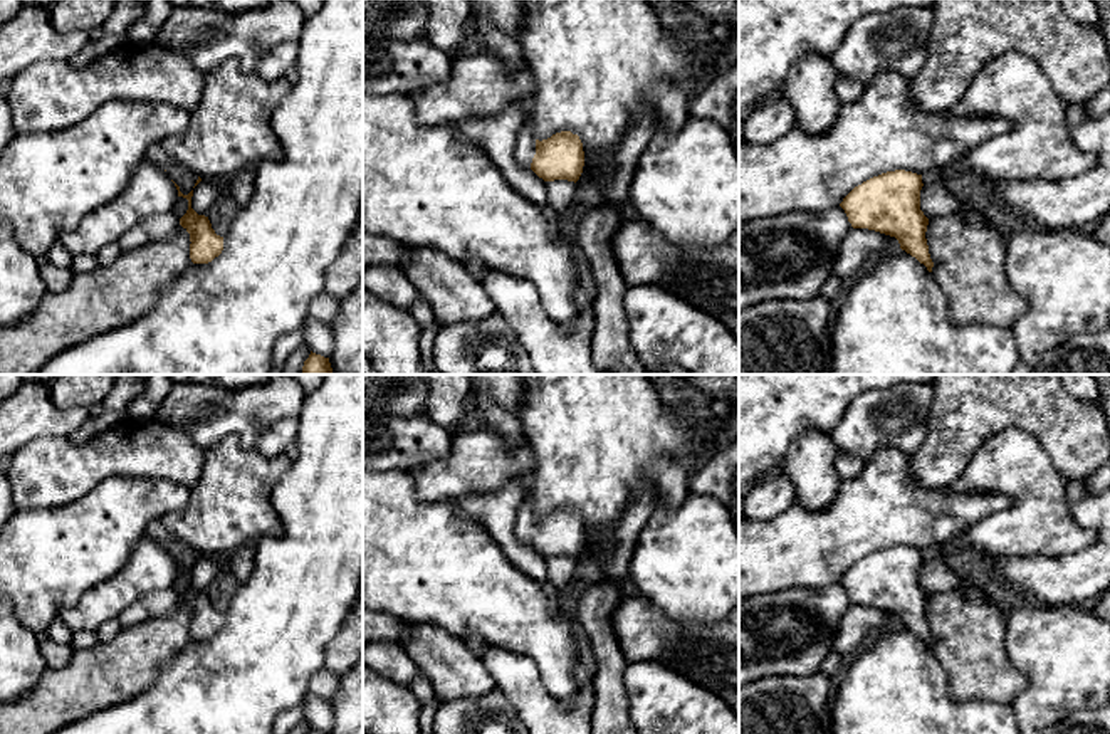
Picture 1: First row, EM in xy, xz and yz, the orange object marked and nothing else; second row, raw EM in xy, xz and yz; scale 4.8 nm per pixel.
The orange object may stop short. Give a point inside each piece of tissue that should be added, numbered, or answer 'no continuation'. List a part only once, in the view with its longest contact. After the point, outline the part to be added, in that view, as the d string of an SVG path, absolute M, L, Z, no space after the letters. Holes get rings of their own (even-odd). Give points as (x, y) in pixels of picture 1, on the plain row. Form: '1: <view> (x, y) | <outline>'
1: xz (526, 519) | M526 492L526 497L517 512L516 534L522 543L531 544L534 531L536 531L536 514L529 499L529 492Z

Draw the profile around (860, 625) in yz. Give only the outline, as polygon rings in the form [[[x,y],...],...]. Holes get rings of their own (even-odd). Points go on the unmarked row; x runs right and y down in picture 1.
[[[851,605],[840,621],[831,652],[841,657],[855,657],[863,647],[873,643],[888,630],[892,621],[900,627],[900,620],[895,613],[868,605]]]

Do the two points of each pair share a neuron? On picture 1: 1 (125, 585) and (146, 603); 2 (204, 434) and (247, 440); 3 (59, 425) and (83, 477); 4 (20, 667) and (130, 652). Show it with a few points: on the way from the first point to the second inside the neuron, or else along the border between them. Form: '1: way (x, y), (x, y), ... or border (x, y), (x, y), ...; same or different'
1: border (170, 587), (136, 598), (116, 617); different
2: way (214, 429), (237, 430); same
3: border (68, 435), (41, 435), (26, 445); different
4: border (47, 667), (20, 697); different

